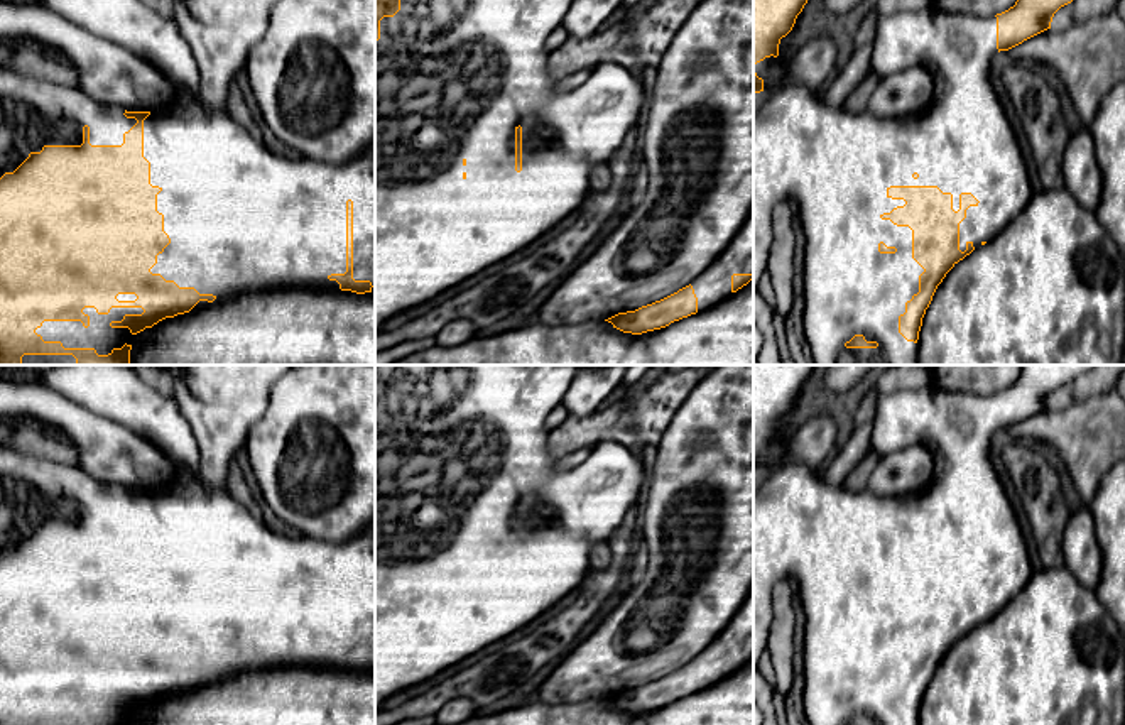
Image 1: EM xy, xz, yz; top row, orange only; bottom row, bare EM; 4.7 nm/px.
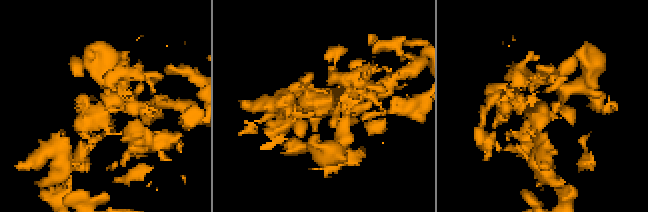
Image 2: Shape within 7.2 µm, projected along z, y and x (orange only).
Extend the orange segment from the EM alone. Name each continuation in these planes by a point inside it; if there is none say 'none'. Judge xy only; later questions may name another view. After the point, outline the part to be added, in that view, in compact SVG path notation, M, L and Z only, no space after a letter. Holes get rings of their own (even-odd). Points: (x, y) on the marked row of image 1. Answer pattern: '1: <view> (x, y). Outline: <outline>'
1: xy (98, 335). Outline: M84 308L90 326L81 321L44 321L35 330L44 341L61 341L64 348L95 348L98 355L108 355L113 348L122 348L130 338L128 328L111 328L111 321L122 321L125 314L142 314L142 308L111 308L108 314L98 314L95 308Z

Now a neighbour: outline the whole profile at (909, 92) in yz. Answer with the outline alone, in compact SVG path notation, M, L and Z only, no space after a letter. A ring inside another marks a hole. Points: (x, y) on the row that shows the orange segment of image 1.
M917 64L883 76L868 100L867 112L878 118L912 117L931 103L932 95L932 73Z

